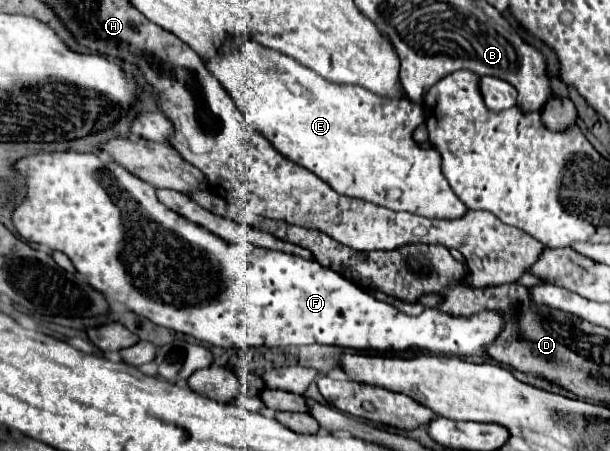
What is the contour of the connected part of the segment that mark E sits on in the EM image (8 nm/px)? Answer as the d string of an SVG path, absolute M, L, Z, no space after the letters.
M244 40L236 50L224 50L222 54L202 62L242 112L246 134L248 130L260 132L276 148L276 152L316 174L338 194L362 198L376 206L404 210L424 218L452 220L466 212L466 206L452 192L440 172L440 154L432 148L422 150L412 140L412 132L424 122L424 110L418 104L402 98L400 102L398 98L384 98L356 84L328 82L290 56L260 46L254 40Z

